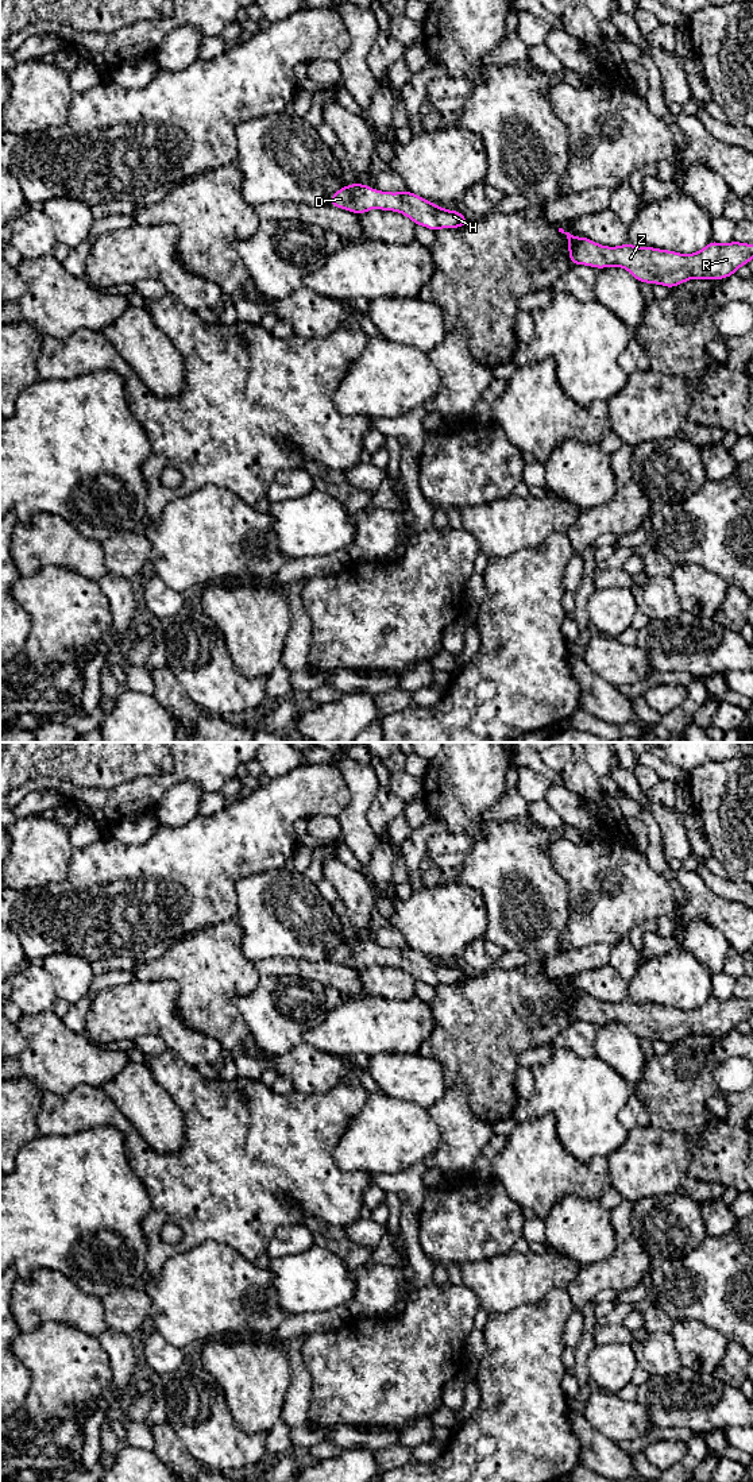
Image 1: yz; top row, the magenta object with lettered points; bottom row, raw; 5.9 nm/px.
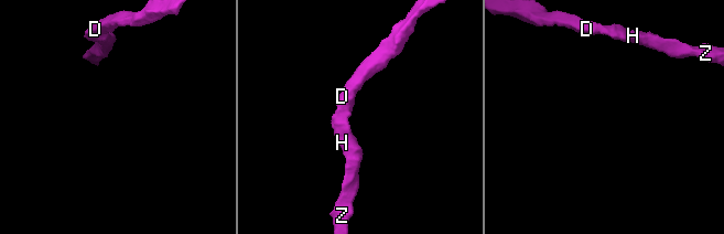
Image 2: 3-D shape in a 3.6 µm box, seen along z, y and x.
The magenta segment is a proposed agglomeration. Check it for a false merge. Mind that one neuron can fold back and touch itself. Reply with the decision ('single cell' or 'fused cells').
single cell

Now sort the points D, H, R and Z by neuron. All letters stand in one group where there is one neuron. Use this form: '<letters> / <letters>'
D H R Z

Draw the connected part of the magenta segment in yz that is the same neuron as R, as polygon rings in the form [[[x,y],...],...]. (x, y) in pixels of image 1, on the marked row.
[[[559,228],[568,239],[572,265],[596,269],[610,266],[626,269],[638,282],[675,287],[688,279],[723,279],[737,273],[753,258],[753,244],[733,240],[721,244],[711,240],[694,254],[679,254],[654,247],[640,248],[632,243],[618,247],[601,246],[588,238],[578,238]]]

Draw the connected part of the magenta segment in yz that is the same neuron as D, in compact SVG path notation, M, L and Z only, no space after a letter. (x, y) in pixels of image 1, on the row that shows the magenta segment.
M358 182L339 189L331 197L329 205L356 215L368 212L372 208L401 212L413 220L416 225L424 225L432 231L459 228L470 223L459 211L447 211L408 189L402 193L389 193L374 190L371 186Z

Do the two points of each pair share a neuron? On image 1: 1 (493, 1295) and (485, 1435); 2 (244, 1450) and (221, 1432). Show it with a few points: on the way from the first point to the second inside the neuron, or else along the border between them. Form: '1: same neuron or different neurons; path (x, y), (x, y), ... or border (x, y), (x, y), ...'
1: different neurons; border (522, 1304), (510, 1312), (490, 1313)
2: same neuron; path (239, 1444), (227, 1438)

